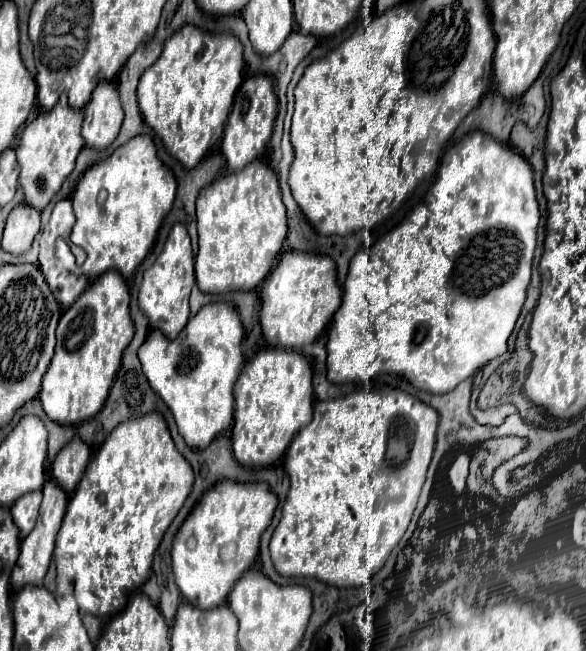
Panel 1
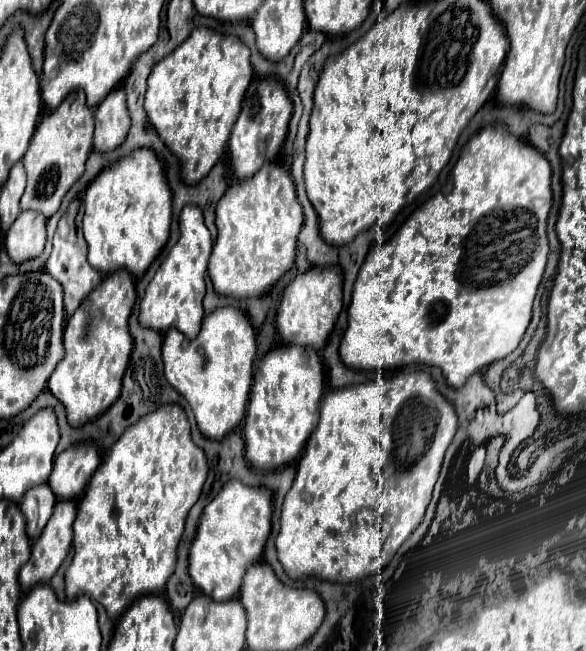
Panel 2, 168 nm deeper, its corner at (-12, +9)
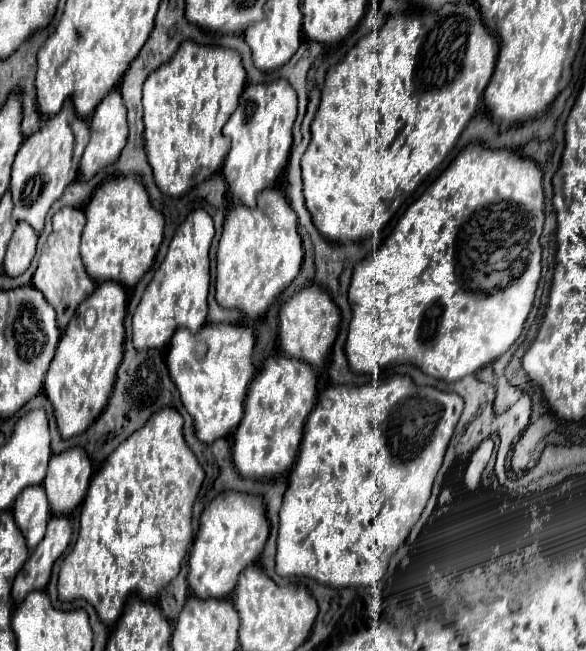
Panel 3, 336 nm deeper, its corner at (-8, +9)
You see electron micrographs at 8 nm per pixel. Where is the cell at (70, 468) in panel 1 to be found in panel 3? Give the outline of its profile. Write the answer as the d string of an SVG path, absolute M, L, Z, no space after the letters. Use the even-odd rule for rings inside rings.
M68 448L52 456L44 480L54 516L70 516L84 500L92 478L92 464L84 448Z

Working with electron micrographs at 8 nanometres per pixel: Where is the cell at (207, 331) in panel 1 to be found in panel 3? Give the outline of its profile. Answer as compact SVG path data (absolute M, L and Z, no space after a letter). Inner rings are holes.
M208 324L196 334L186 328L178 328L172 336L166 352L166 364L182 396L184 408L194 418L196 436L204 444L212 444L218 438L230 436L238 428L244 416L244 396L254 376L252 348L254 332L252 328L240 324ZM198 342L206 344L202 358L194 354Z

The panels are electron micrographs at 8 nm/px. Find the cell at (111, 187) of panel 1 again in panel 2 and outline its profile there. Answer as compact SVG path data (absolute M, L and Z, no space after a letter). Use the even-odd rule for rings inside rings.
M132 152L124 160L116 160L104 168L84 192L84 222L82 232L88 244L88 262L102 274L128 270L132 276L142 276L152 260L160 254L170 234L172 218L172 192L166 178L166 166L156 152Z

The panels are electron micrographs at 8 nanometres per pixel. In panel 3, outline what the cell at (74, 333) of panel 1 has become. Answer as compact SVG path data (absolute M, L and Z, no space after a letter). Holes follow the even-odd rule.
M108 280L98 284L92 296L78 306L76 316L62 334L56 356L44 380L44 390L52 402L62 438L82 434L108 404L108 396L112 394L116 370L124 352L124 316L126 292L122 284Z

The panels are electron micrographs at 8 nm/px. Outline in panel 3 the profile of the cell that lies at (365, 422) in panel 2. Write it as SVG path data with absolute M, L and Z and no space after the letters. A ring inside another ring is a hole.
M395 375L386 381L376 384L372 382L362 386L332 386L328 390L320 392L316 406L306 420L300 456L298 456L296 466L290 472L288 490L284 494L284 504L280 508L280 530L278 530L280 538L278 538L278 554L276 554L276 572L280 576L306 576L306 578L312 578L320 584L332 586L332 588L378 584L388 568L390 556L402 546L402 542L408 538L412 526L418 522L420 514L426 508L434 478L442 466L446 446L454 434L454 428L456 428L456 422L462 414L462 408L464 408L464 400L458 394L442 392L434 386L416 386L408 376Z

